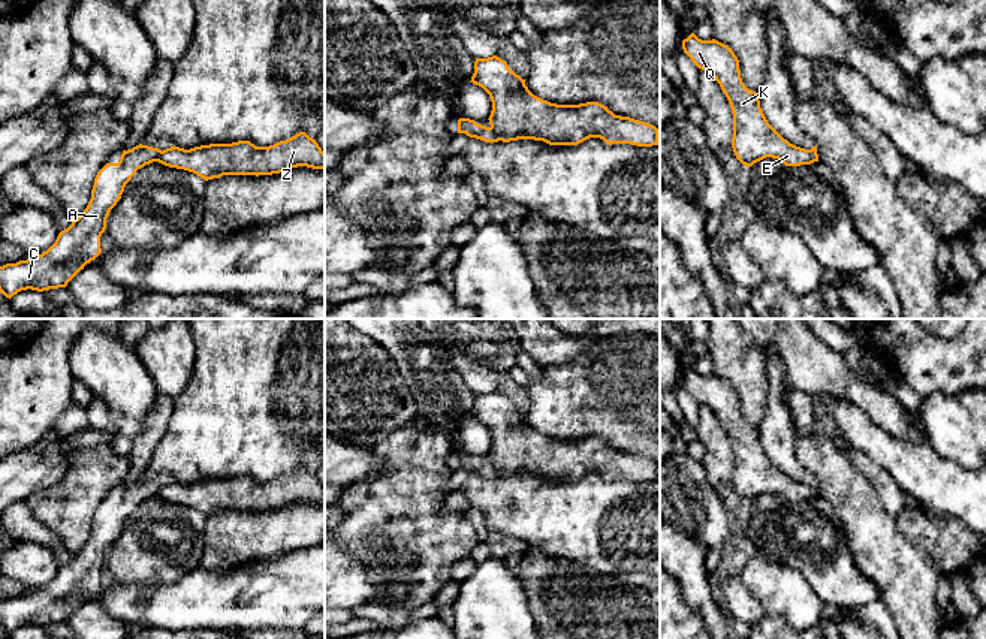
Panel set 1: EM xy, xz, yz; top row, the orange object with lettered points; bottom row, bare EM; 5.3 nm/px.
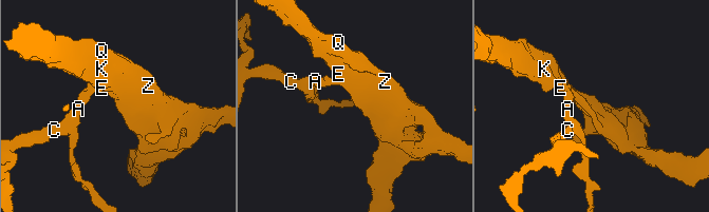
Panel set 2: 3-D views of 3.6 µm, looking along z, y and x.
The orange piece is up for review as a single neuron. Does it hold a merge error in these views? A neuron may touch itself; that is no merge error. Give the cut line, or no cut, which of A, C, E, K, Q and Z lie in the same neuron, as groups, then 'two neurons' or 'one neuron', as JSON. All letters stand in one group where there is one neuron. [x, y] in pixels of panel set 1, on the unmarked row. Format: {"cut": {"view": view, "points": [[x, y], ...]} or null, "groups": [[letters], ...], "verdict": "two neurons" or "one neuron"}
{"cut": {"view": "xz", "points": [[491, 461], [500, 475]]}, "groups": [["A", "C"], ["E", "K", "Q", "Z"]], "verdict": "two neurons"}

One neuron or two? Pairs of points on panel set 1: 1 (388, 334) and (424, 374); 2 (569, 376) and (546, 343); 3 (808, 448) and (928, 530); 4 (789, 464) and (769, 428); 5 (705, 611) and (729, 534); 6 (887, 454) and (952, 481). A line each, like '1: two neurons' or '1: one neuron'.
1: one neuron
2: two neurons
3: two neurons
4: one neuron
5: two neurons
6: one neuron

